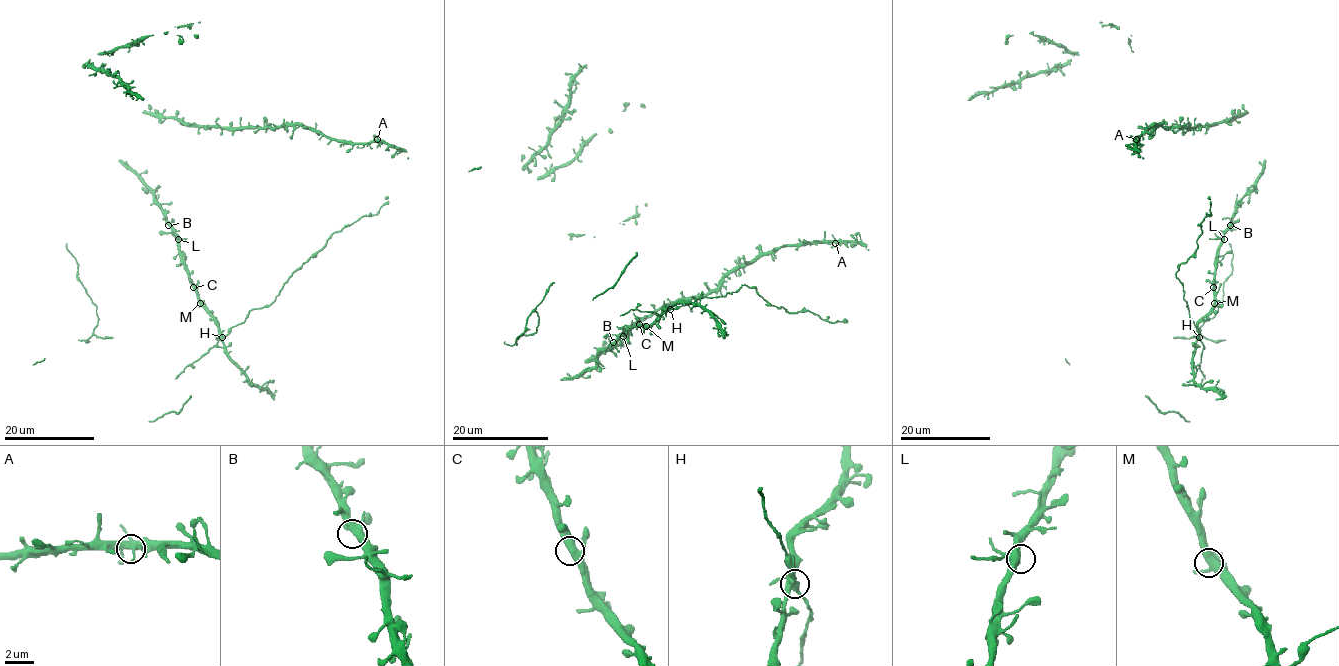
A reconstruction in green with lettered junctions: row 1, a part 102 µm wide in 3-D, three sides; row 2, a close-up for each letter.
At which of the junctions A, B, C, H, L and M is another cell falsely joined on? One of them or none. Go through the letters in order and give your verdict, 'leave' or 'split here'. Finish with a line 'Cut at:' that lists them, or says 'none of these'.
A: leave
B: leave
C: leave
H: leave
L: leave
M: leave
Cut at: none of these

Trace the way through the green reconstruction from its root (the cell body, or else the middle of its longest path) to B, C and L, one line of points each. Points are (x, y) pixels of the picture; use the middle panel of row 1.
B: (589, 368), (596, 365), (596, 357), (613, 342)
C: (589, 368), (596, 365), (596, 357), (628, 327), (639, 324)
L: (589, 368), (596, 365), (596, 357), (609, 344), (623, 336)

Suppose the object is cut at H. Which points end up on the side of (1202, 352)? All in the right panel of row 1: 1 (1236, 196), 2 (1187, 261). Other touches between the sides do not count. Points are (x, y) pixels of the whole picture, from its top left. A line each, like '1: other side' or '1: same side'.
1: other side
2: same side

